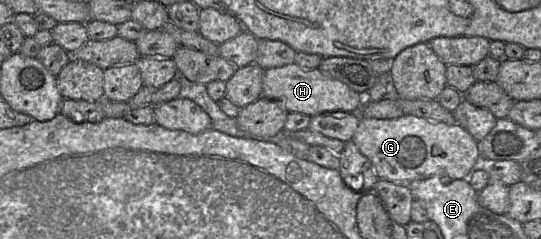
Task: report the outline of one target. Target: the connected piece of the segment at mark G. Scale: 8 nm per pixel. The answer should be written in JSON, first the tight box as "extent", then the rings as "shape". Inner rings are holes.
{"extent":[352,115,480,184],"shape":[[[403,115],[396,119],[361,118],[352,140],[373,164],[379,180],[408,184],[434,175],[468,179],[480,165],[477,141],[460,125]]]}

